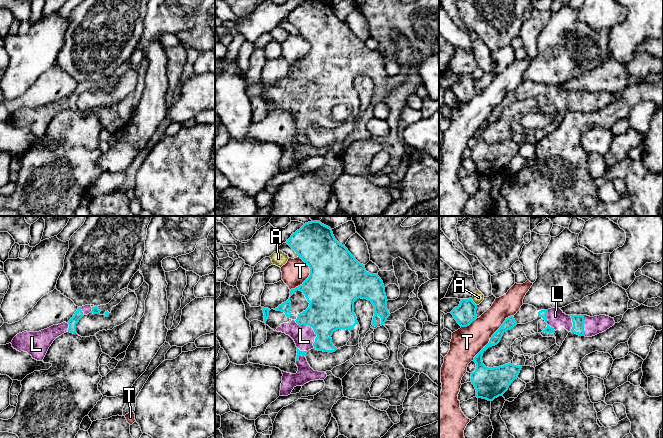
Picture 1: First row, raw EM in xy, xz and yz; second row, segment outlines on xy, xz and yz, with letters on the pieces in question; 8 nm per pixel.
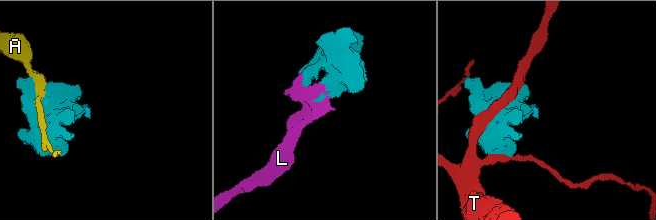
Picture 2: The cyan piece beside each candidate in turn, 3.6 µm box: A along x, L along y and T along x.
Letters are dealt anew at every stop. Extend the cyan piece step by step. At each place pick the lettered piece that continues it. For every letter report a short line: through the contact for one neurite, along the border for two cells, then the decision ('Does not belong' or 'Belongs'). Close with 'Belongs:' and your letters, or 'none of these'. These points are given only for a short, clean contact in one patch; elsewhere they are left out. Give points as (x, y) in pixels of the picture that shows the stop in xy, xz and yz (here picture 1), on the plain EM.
A: Does not belong
L: Belongs
T: Does not belong
Belongs: L

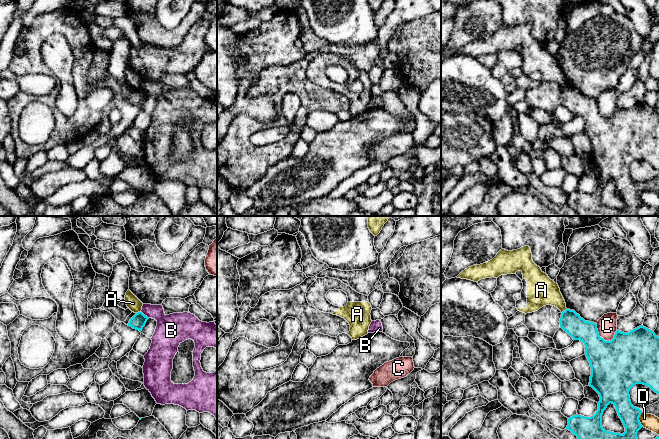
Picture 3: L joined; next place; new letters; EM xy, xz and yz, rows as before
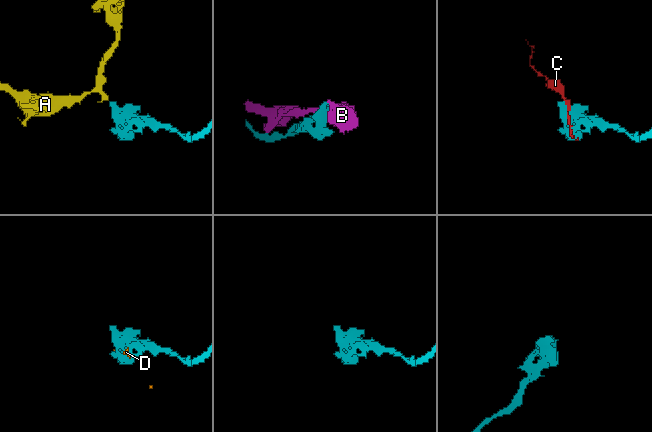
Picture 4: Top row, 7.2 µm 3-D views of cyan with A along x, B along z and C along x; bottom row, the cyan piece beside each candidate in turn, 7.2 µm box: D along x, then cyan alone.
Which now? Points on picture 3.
A: Line: yz (566, 84), (561, 88). Does not belong
B: Line: xy (141, 87), (148, 94). Does not belong
C: Does not belong
D: Does not belong
Belongs: none of these

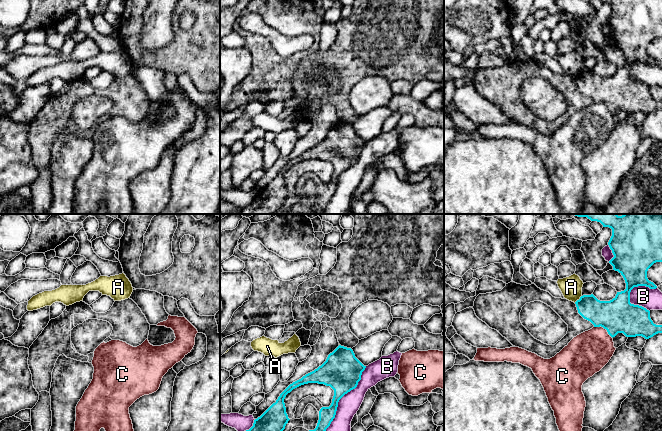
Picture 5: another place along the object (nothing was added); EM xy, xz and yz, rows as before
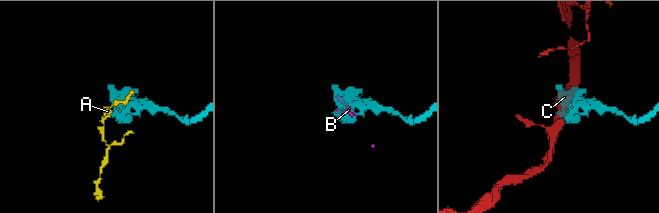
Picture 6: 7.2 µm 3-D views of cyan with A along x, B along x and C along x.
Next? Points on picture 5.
A: Line: yz (581, 71), (574, 78). Does not belong
B: Does not belong
C: Does not belong
Belongs: none of these

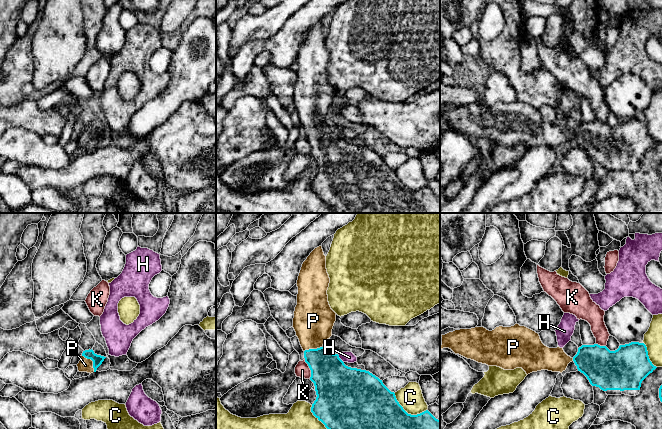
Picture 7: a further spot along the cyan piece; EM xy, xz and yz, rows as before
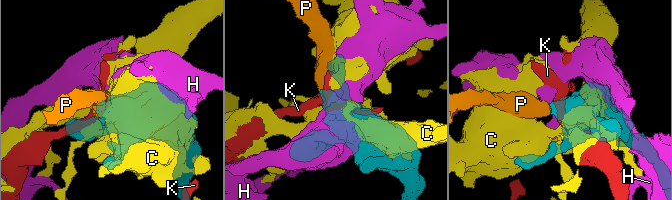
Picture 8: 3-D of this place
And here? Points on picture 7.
C: Does not belong
H: Line: xz (338, 131), (343, 138). Does not belong
K: Line: xz (304, 136), (310, 146), (310, 154). Does not belong
P: Line: xy (97, 136), (92, 136), (85, 141). Belongs
Belongs: P

